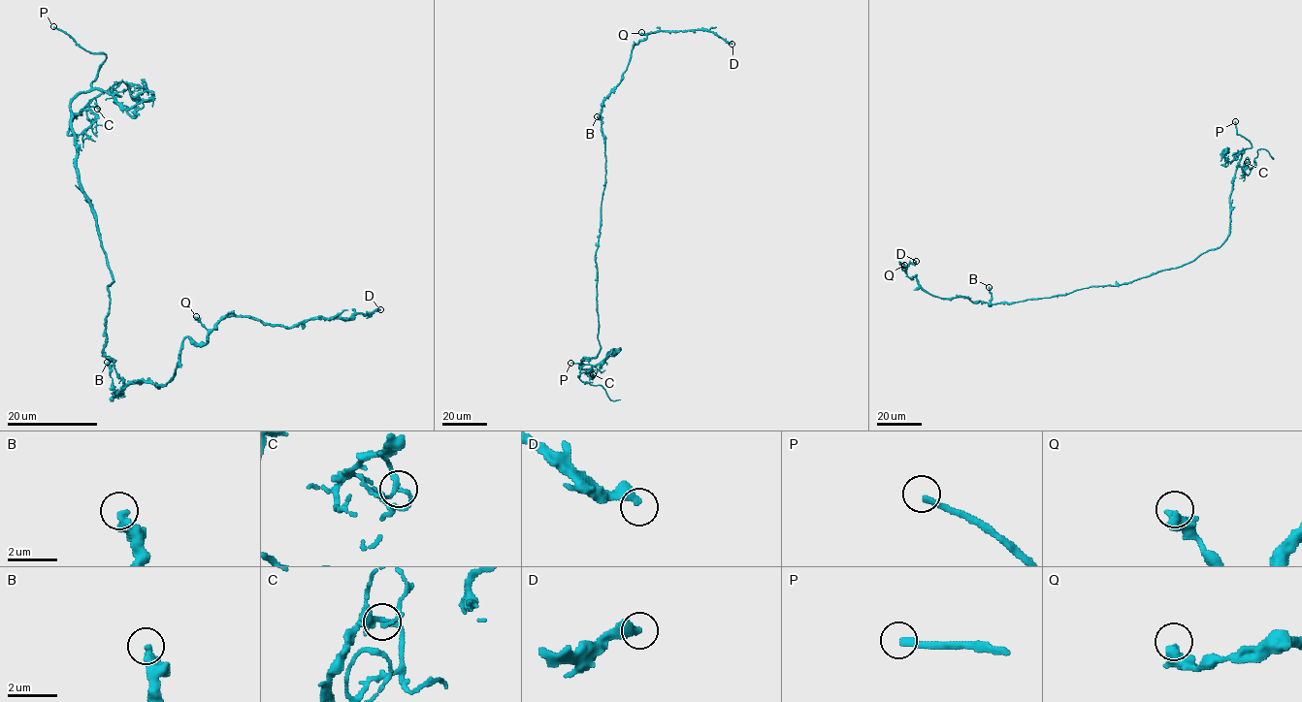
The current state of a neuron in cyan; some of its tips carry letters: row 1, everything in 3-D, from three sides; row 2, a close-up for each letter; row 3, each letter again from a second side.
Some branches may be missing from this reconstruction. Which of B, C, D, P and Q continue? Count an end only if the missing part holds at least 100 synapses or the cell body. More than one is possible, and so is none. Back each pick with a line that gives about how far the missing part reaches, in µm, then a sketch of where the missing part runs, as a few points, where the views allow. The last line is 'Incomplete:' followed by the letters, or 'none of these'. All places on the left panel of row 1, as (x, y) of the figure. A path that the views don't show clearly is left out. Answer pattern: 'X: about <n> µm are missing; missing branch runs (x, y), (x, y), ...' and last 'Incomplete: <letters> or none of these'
D: about 80 µm are missing
P: about 15 µm are missing; missing branch runs (53, 26), (40, 21), (24, 6)
Incomplete: D, P

